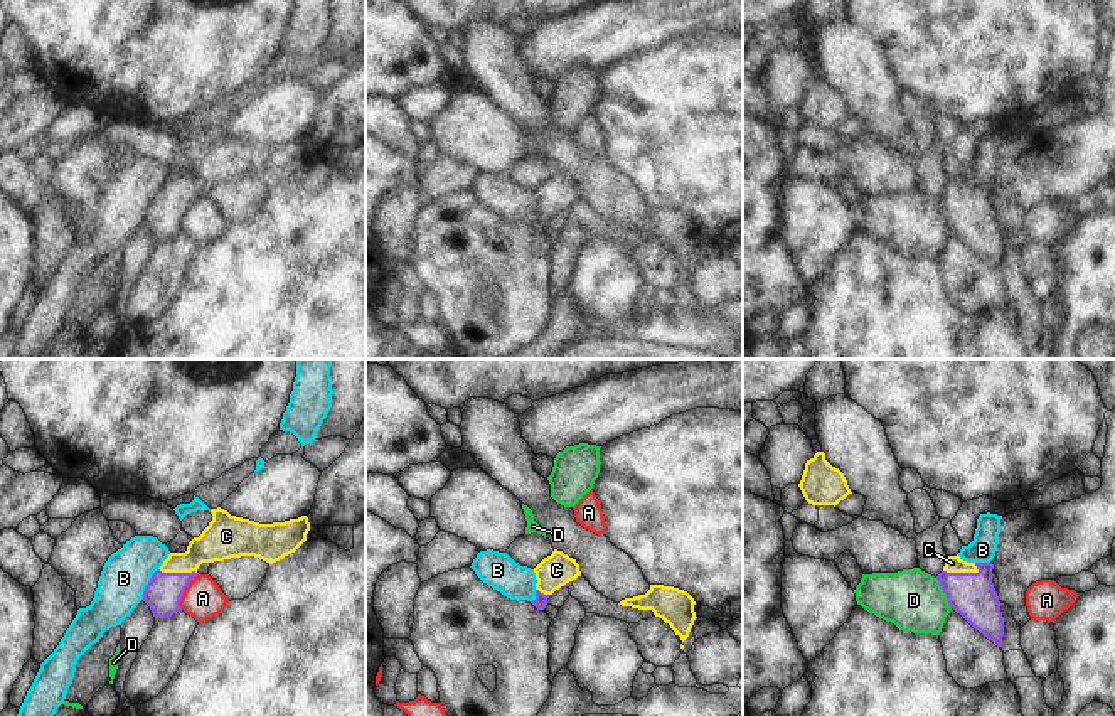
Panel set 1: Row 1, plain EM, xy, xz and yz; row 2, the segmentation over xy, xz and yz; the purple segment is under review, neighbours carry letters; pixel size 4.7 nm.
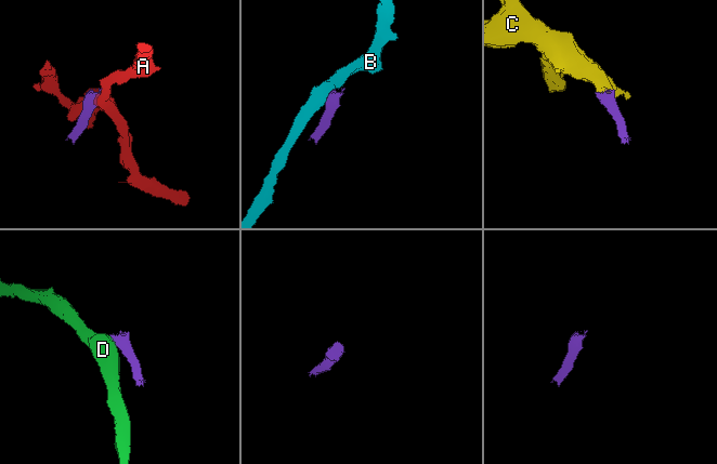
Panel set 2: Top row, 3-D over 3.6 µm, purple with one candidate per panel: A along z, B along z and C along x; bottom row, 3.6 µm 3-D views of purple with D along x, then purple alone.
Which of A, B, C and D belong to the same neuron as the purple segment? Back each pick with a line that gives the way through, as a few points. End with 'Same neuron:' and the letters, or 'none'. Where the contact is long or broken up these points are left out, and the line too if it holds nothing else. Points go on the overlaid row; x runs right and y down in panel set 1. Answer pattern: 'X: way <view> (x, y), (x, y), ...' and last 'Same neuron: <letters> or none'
C: way yz (972, 595), (962, 582), (962, 573), (952, 563)
Same neuron: C

